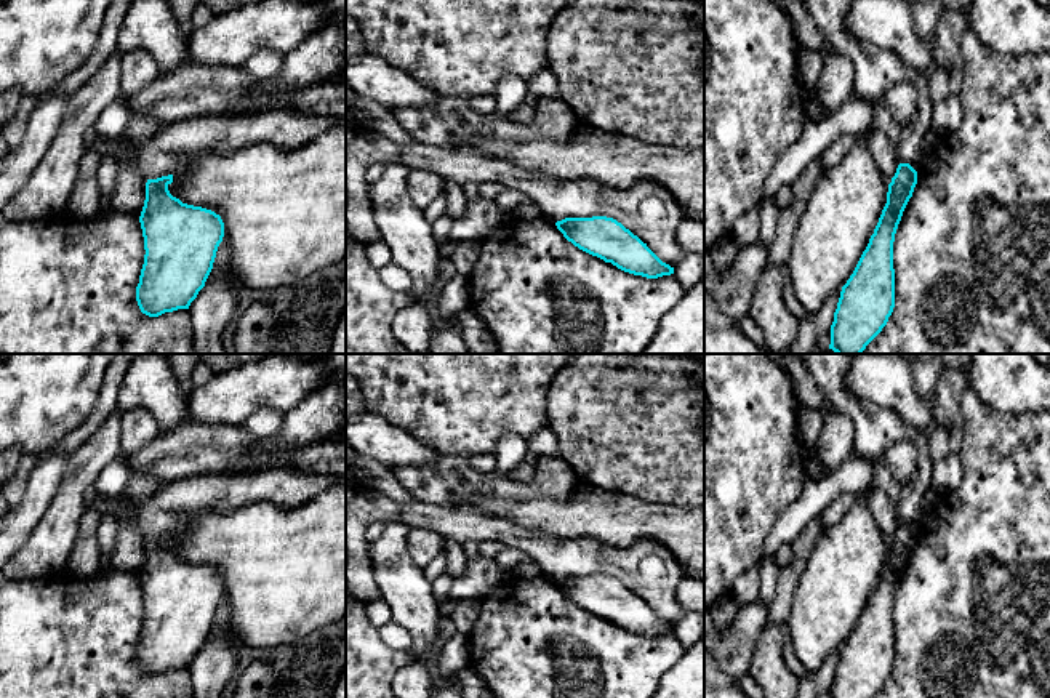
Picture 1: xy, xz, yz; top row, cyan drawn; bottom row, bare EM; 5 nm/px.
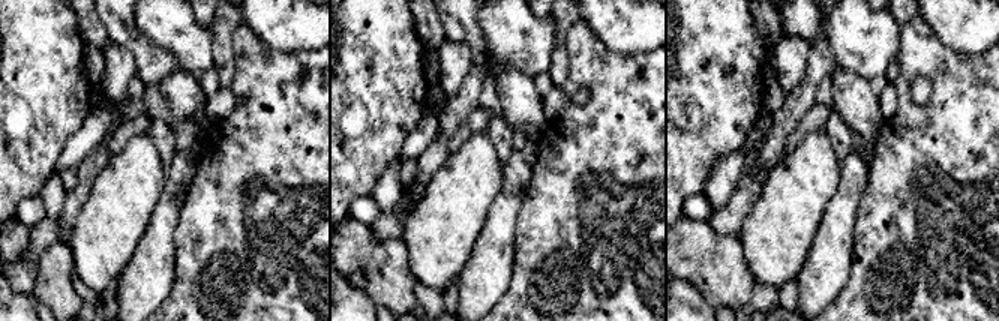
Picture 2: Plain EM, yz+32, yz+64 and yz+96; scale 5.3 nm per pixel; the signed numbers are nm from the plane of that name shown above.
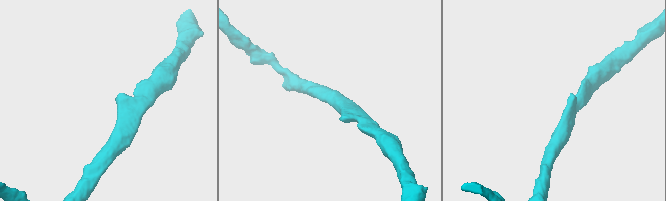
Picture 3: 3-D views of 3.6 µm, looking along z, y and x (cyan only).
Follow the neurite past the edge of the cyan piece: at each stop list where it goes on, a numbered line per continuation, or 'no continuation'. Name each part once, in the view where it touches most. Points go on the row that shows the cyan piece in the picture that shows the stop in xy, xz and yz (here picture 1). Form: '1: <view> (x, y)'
no continuation

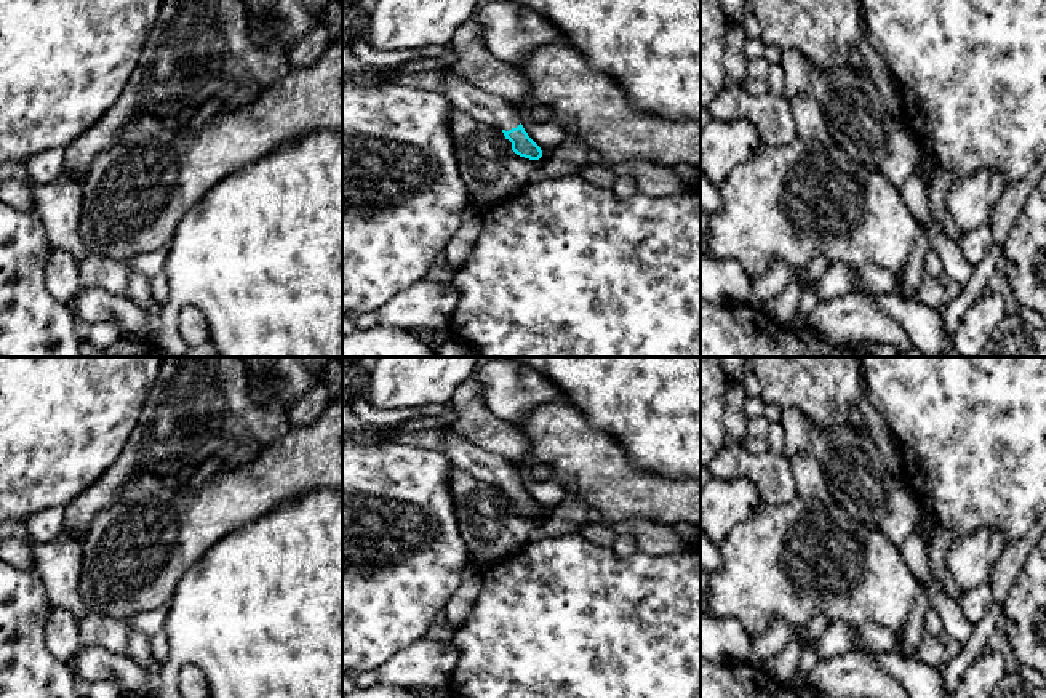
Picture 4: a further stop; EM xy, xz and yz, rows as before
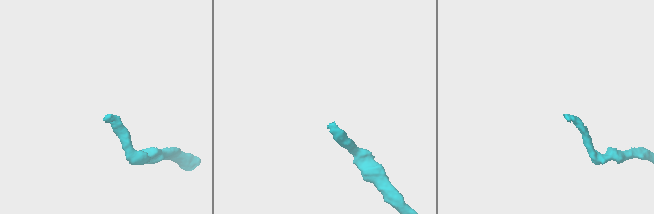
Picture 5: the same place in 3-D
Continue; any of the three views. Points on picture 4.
1: xz (495, 111)

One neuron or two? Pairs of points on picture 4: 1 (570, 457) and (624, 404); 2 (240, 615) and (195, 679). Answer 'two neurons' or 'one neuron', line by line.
1: two neurons
2: two neurons

